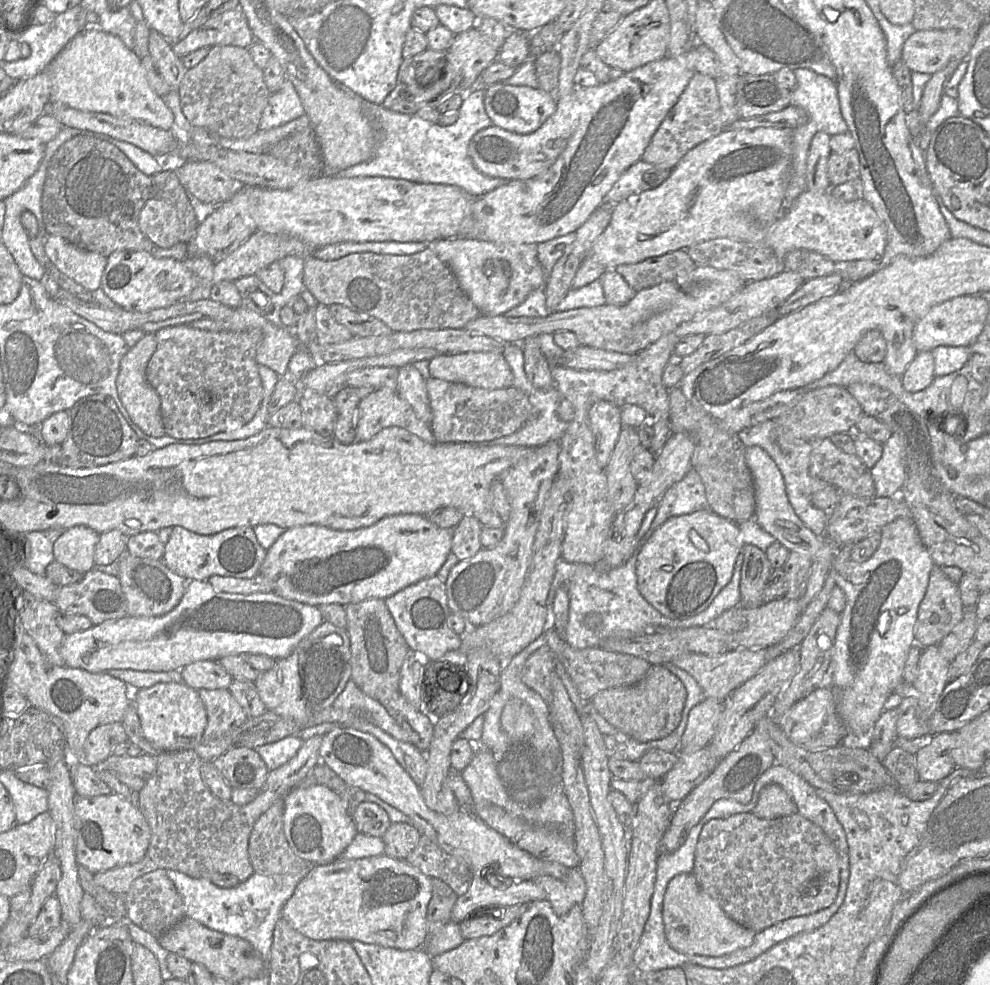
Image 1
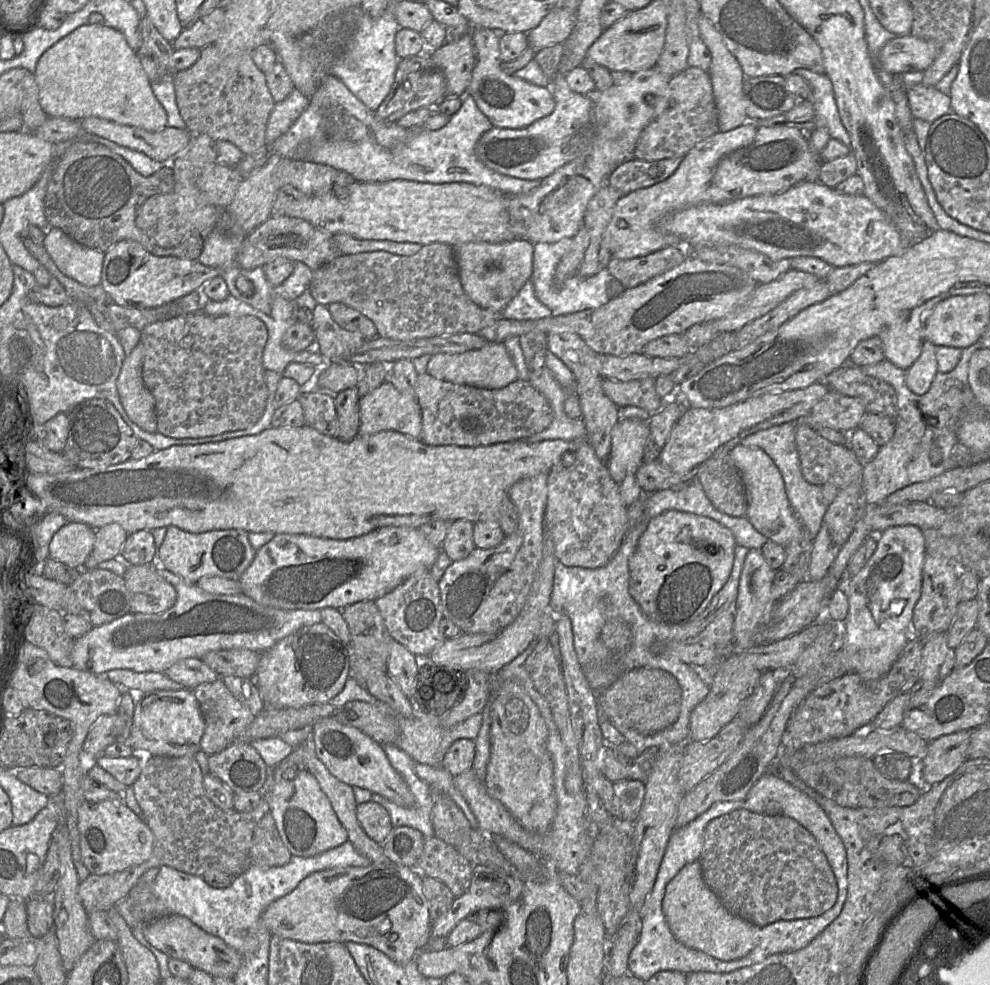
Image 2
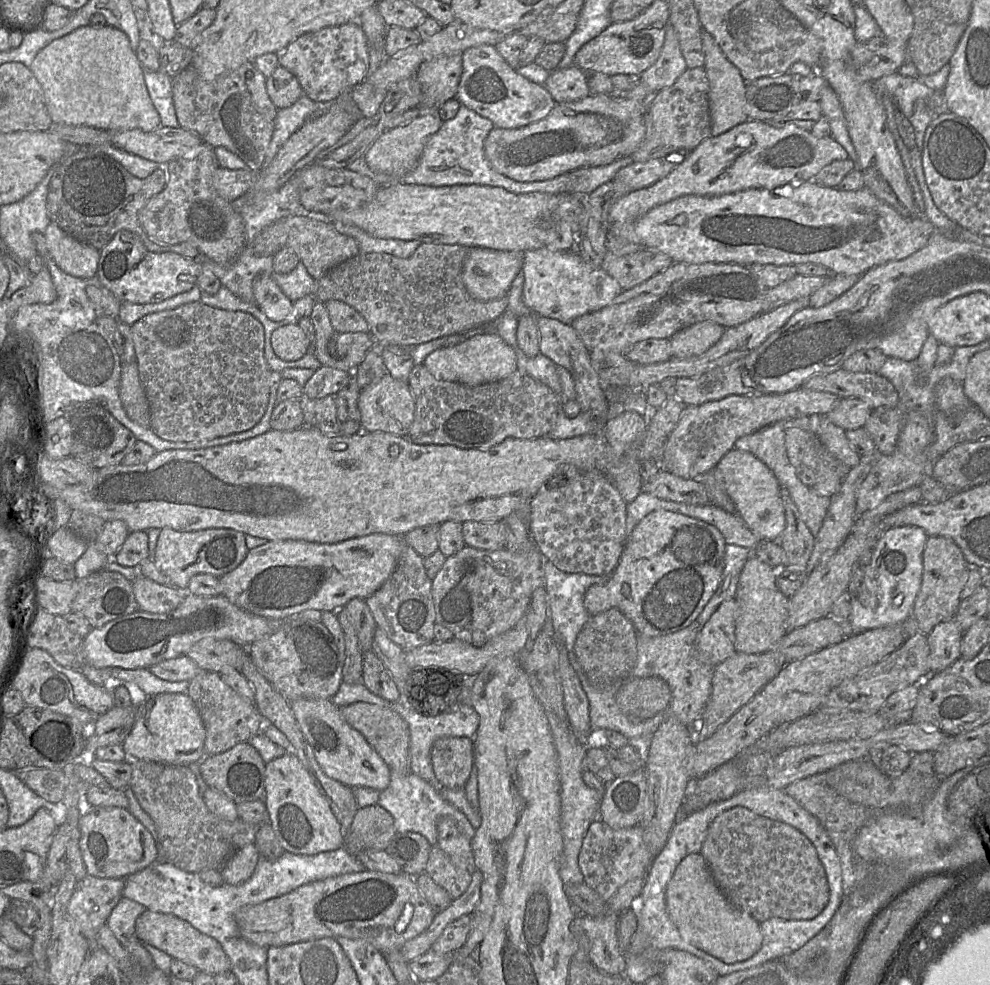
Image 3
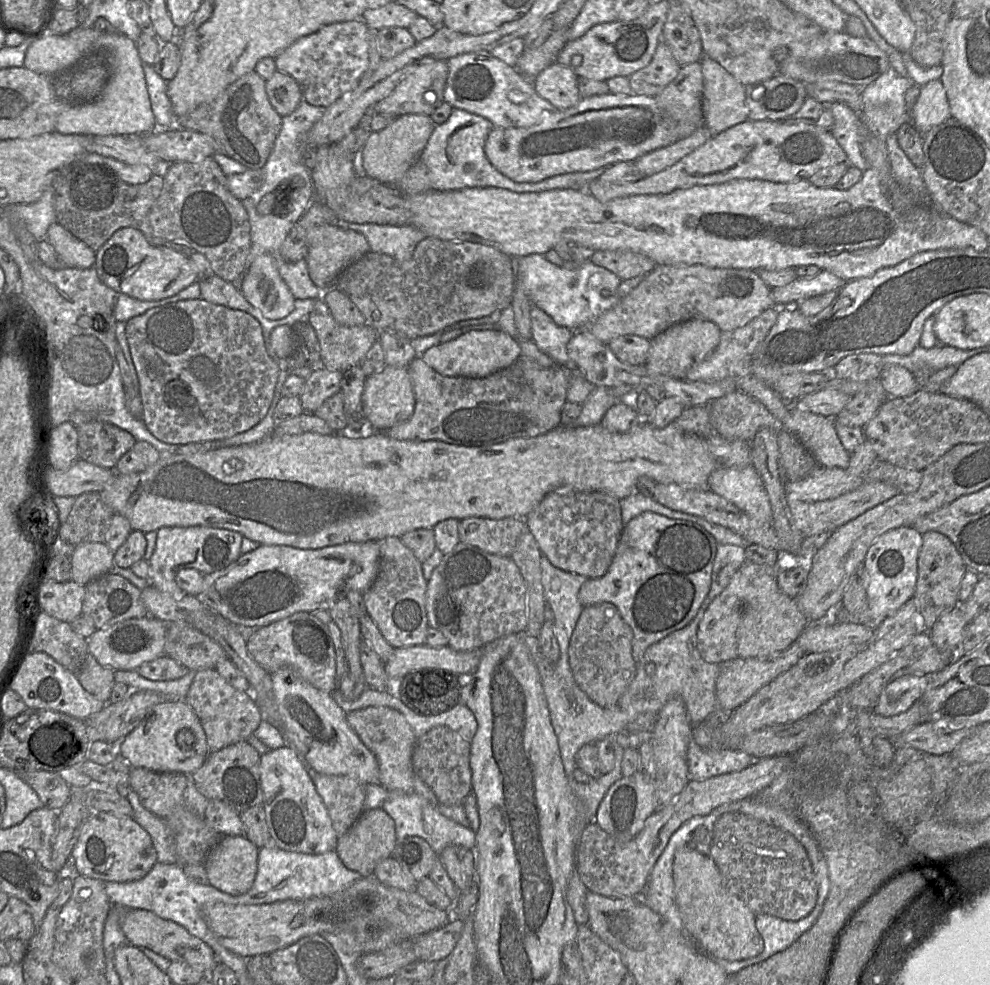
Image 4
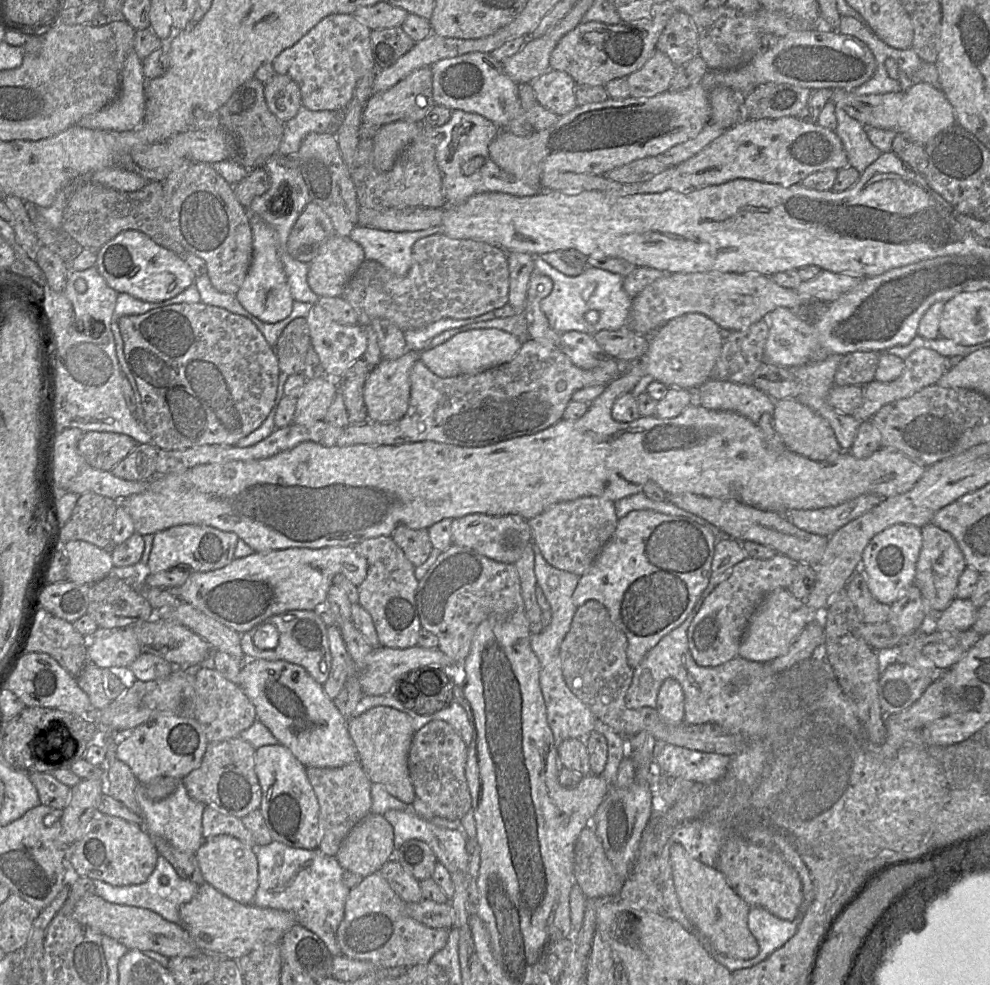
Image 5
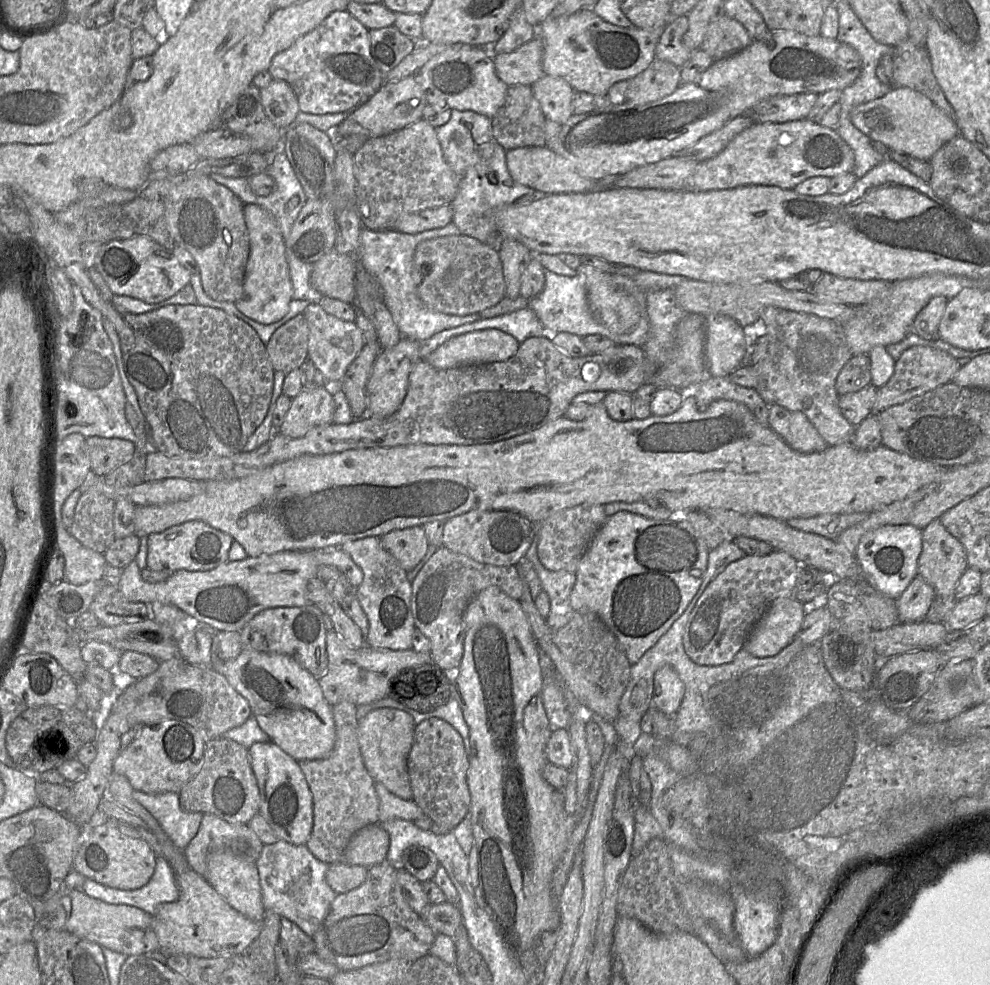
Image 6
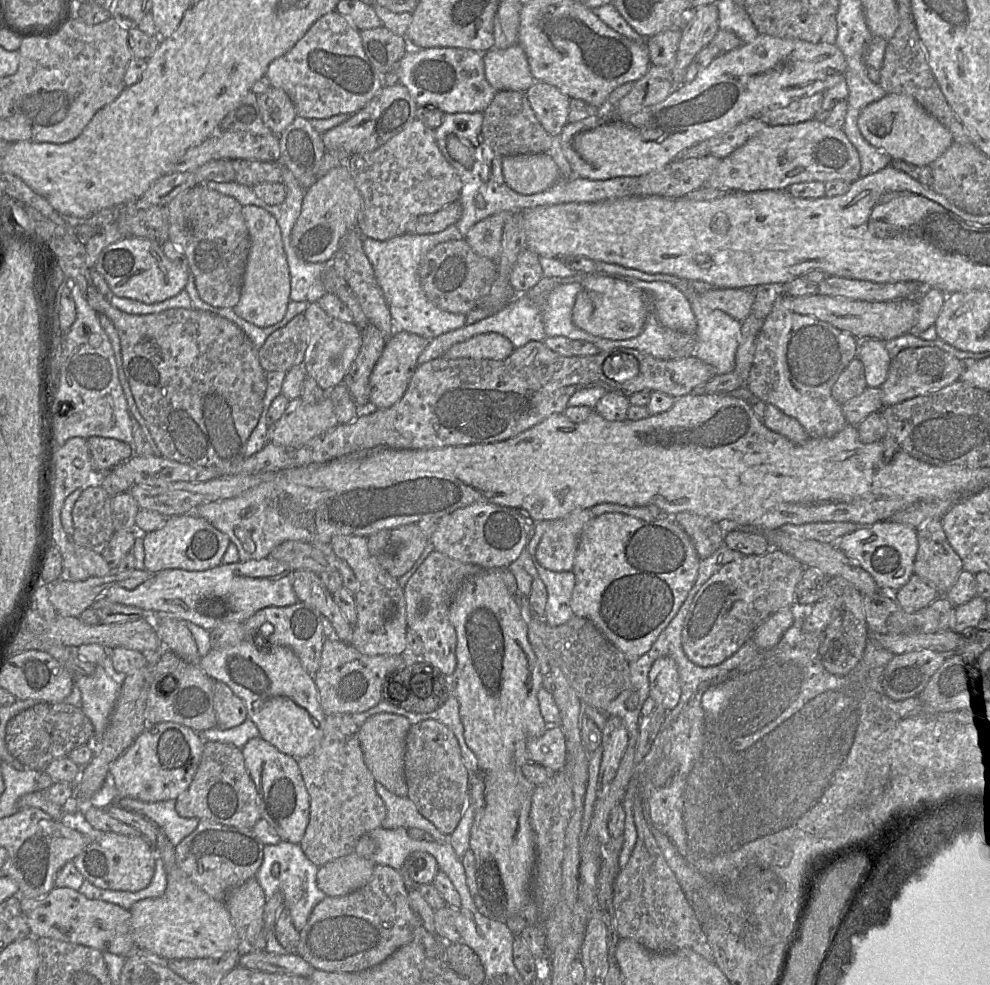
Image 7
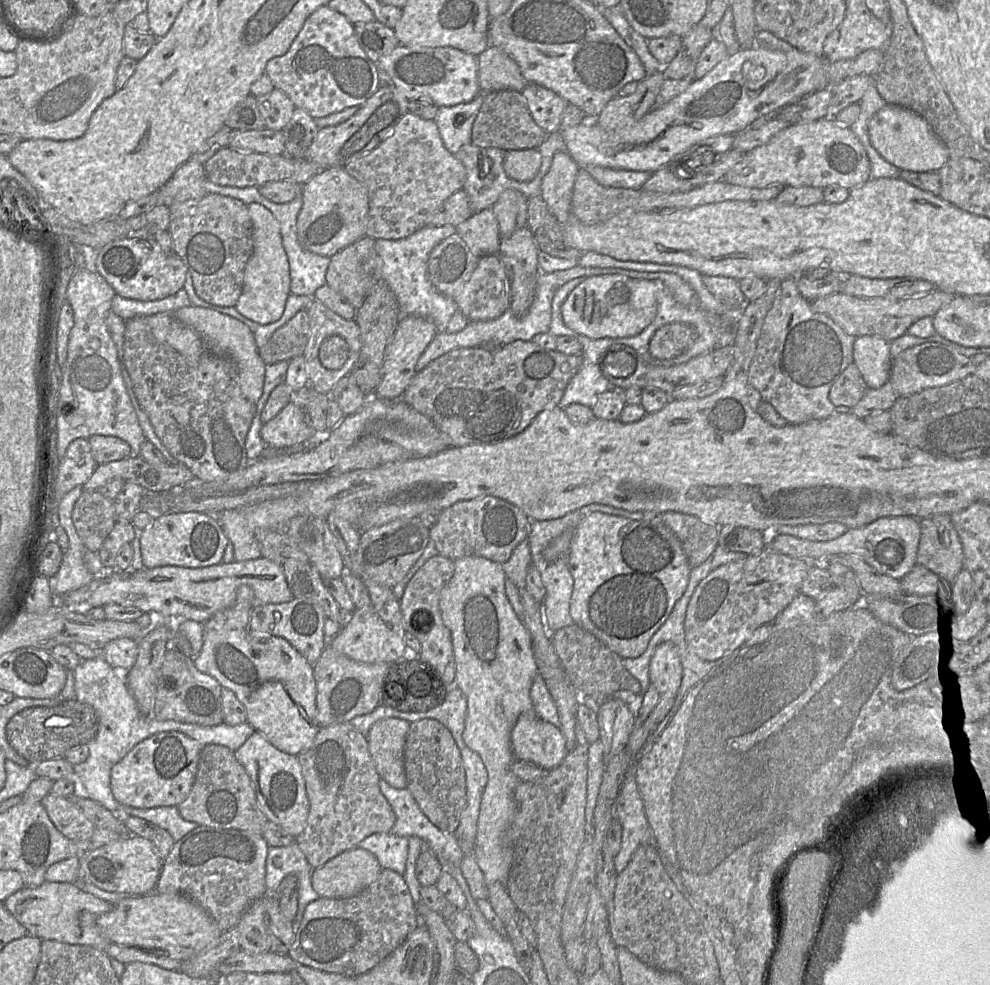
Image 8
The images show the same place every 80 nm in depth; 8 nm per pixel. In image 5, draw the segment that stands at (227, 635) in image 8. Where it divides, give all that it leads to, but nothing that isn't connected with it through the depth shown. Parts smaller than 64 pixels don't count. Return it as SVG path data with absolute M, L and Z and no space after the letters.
M247 659L239 674L239 687L255 706L257 719L270 730L278 744L288 748L305 767L337 768L358 760L347 719L326 695L322 685L302 666L284 660Z

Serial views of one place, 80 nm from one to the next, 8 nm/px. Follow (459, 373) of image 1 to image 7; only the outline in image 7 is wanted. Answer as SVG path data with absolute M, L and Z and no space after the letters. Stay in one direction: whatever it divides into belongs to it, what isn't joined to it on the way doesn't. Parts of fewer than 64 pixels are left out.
M487 332L452 345L441 358L502 360L507 358L514 349L511 341L505 336L496 332Z

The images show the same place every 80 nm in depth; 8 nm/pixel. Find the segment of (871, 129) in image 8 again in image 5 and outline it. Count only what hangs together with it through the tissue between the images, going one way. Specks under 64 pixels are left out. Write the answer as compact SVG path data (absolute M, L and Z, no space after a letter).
M928 83L914 84L907 91L875 95L857 95L853 89L833 89L831 101L864 126L905 133L922 145L957 123L954 108L944 92Z

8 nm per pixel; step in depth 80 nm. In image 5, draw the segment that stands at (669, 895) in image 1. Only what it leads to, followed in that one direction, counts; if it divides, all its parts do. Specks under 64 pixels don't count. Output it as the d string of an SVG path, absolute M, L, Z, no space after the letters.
M680 844L670 848L672 879L682 911L715 949L727 956L750 959L758 954L757 940L748 928L749 905L716 867L694 859Z

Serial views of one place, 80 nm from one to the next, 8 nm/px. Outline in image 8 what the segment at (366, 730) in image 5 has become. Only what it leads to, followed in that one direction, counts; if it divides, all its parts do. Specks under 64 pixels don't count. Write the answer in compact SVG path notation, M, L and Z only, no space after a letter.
M399 718L376 721L366 738L368 747L381 779L390 786L403 789L407 786L404 766L404 746L410 723Z

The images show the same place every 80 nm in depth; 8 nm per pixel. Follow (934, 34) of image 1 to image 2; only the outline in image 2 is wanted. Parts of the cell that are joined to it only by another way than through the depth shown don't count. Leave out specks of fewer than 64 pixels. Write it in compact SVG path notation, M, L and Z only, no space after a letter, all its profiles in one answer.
M911 34L889 40L881 49L877 66L892 74L924 71L936 59L939 48L936 42Z

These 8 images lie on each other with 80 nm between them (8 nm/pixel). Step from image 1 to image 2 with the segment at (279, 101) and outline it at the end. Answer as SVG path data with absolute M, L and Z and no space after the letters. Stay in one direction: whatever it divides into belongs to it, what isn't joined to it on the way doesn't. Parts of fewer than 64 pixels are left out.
M293 89L281 102L275 103L266 126L267 146L283 135L310 103L310 98Z

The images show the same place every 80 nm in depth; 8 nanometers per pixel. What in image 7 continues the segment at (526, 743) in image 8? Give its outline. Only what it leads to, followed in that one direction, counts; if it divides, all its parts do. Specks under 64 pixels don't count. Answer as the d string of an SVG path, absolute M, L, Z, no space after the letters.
M548 726L545 732L527 743L529 761L557 772L566 764L566 738L561 726Z

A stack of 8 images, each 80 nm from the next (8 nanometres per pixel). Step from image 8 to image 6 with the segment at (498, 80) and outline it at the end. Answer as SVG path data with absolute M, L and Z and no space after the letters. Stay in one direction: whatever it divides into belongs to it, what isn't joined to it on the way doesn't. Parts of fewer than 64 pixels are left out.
M535 37L512 52L495 55L493 62L496 75L508 87L531 86L544 75L542 56L543 42Z

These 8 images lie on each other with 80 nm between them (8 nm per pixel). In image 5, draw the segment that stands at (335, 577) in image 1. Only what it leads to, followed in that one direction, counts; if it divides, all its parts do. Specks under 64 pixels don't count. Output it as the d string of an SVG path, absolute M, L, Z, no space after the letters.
M353 546L325 547L320 549L288 548L234 558L223 568L209 572L192 572L186 582L179 587L165 588L182 602L189 603L207 616L240 634L250 630L267 618L290 610L319 610L326 606L329 588L336 574L343 574L356 587L367 575L367 561L359 556Z

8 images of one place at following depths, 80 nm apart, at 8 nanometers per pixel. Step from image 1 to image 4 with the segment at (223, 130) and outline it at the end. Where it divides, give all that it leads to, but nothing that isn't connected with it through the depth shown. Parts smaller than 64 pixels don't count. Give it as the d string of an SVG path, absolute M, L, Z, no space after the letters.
M253 70L227 86L212 101L203 103L189 113L178 117L176 119L176 127L210 136L216 144L217 153L223 153L249 170L259 170L267 162L282 126L282 117L271 105L265 85L266 80Z

